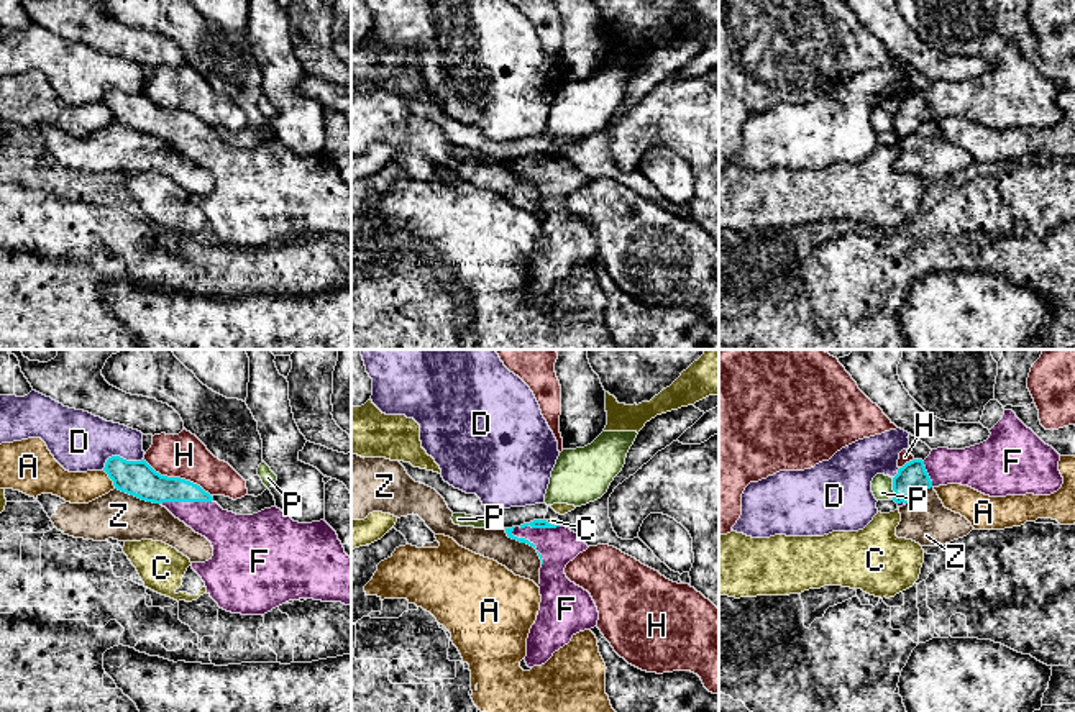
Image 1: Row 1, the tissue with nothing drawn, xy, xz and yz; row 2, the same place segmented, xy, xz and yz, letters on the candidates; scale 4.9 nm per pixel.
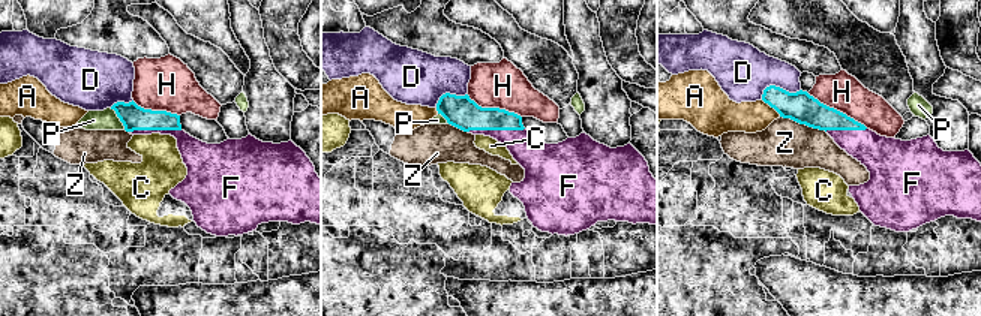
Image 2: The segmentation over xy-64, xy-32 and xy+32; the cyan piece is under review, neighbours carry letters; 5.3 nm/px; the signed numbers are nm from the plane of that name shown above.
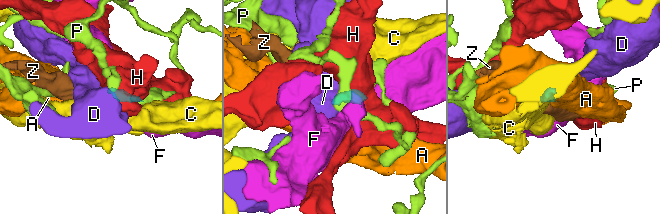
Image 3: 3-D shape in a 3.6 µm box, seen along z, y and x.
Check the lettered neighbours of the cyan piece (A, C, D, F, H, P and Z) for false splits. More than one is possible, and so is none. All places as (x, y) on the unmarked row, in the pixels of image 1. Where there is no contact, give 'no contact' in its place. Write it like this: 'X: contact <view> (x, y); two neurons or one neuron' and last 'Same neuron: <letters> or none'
A: contact xy (110, 110); two neurons
C: contact xz (550, 156); two neurons
D: contact xy (120, 91); two neurons
F: contact xy (186, 133); one neuron
H: contact xy (178, 110); two neurons
P: contact yz (893, 120); two neurons
Z: contact xy (138, 130); two neurons
Same neuron: F

